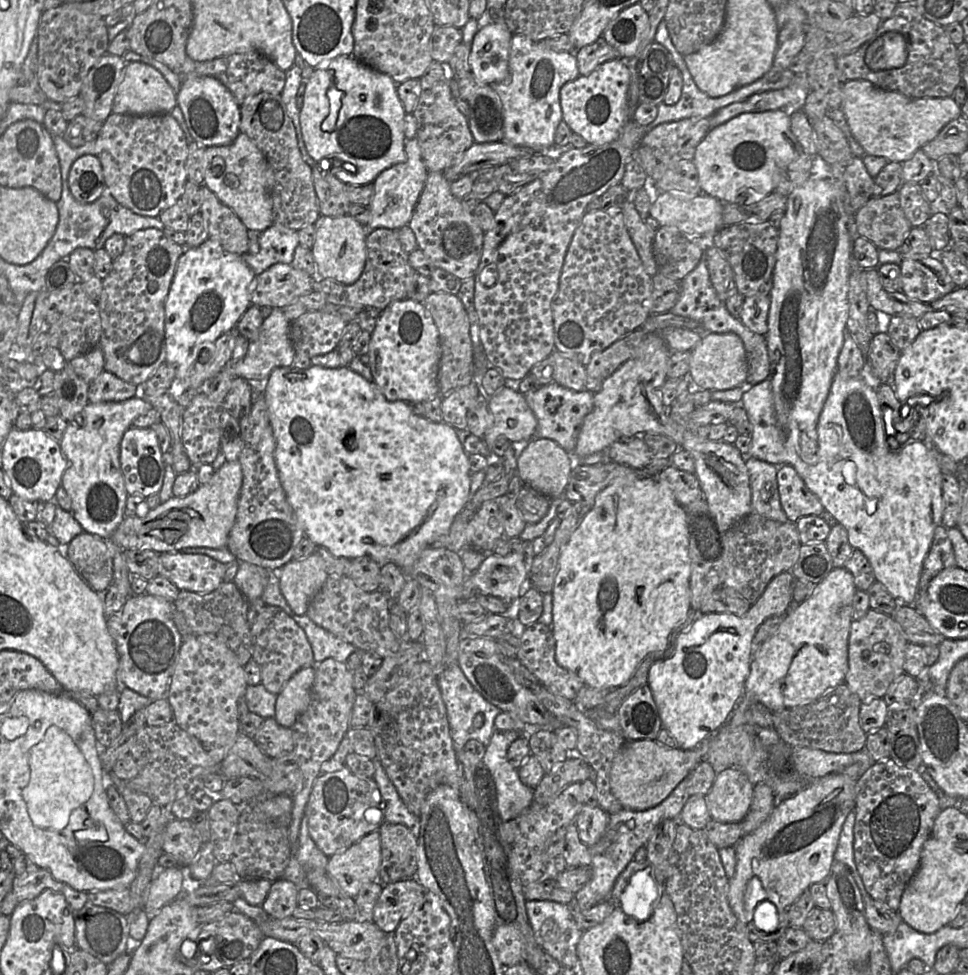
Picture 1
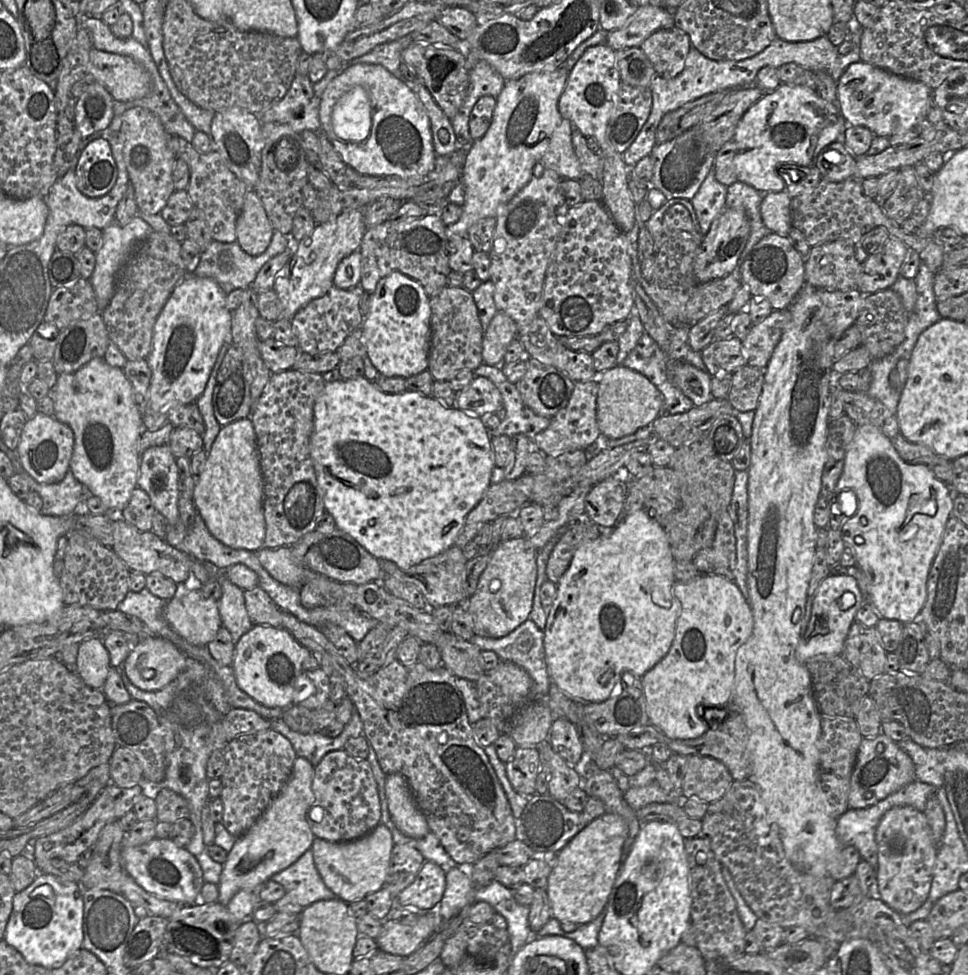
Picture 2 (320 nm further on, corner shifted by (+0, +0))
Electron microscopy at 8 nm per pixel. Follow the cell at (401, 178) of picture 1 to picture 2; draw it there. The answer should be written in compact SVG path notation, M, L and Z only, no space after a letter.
M350 209L326 223L317 224L310 236L298 242L295 254L279 271L274 283L274 291L282 305L280 318L291 320L299 309L333 286L339 262L359 250L366 231L362 209Z

